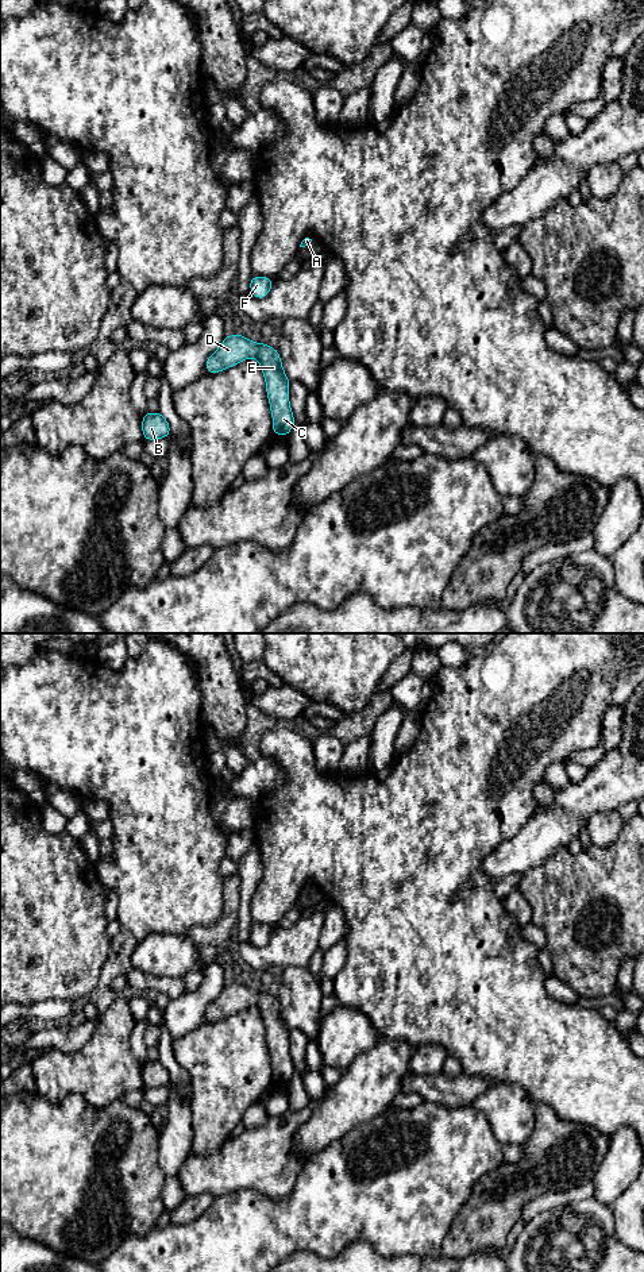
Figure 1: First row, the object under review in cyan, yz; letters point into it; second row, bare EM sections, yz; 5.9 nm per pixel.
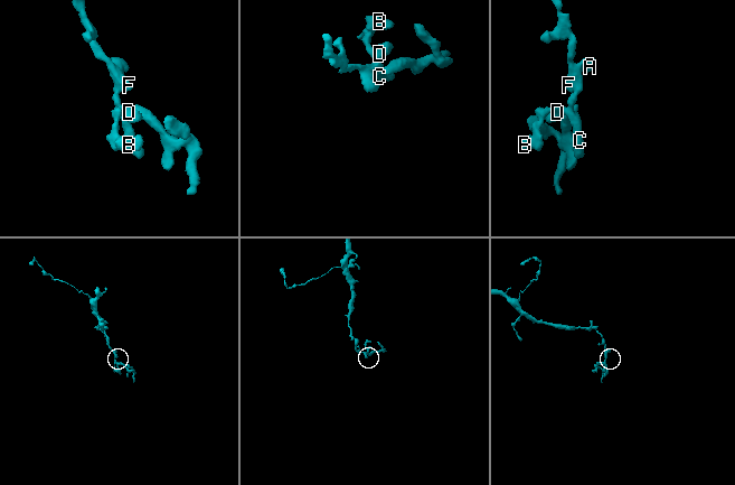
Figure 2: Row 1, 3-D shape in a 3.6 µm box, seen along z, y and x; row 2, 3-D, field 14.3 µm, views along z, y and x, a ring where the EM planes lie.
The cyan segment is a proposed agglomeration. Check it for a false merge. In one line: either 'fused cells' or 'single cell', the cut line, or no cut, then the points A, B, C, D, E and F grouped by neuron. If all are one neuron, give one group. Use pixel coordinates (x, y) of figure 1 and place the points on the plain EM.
single cell; cut none; groups A B C D E F

